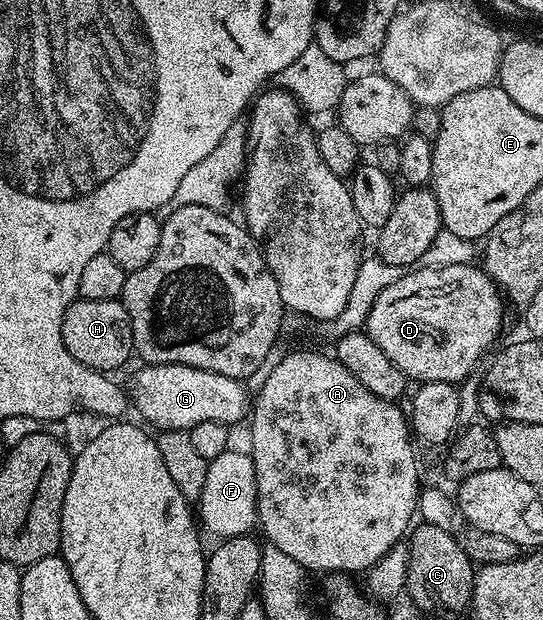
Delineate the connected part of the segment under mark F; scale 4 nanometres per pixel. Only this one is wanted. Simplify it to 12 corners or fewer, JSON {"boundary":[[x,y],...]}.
{"boundary":[[230,448],[209,461],[197,501],[220,539],[258,523],[252,455]]}

